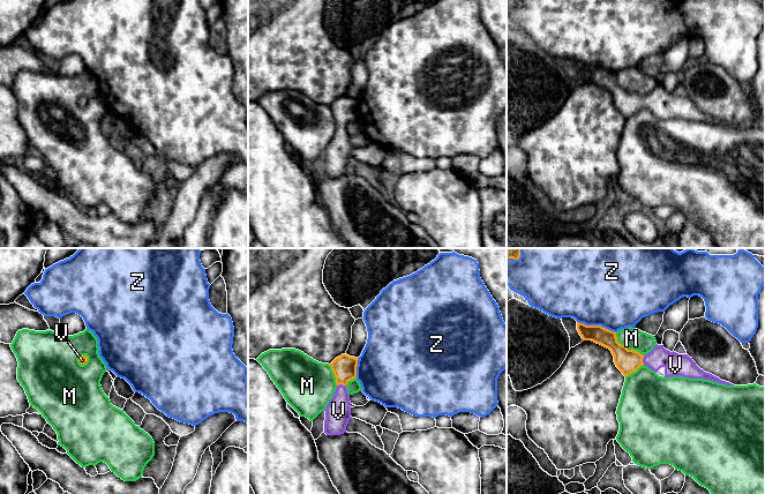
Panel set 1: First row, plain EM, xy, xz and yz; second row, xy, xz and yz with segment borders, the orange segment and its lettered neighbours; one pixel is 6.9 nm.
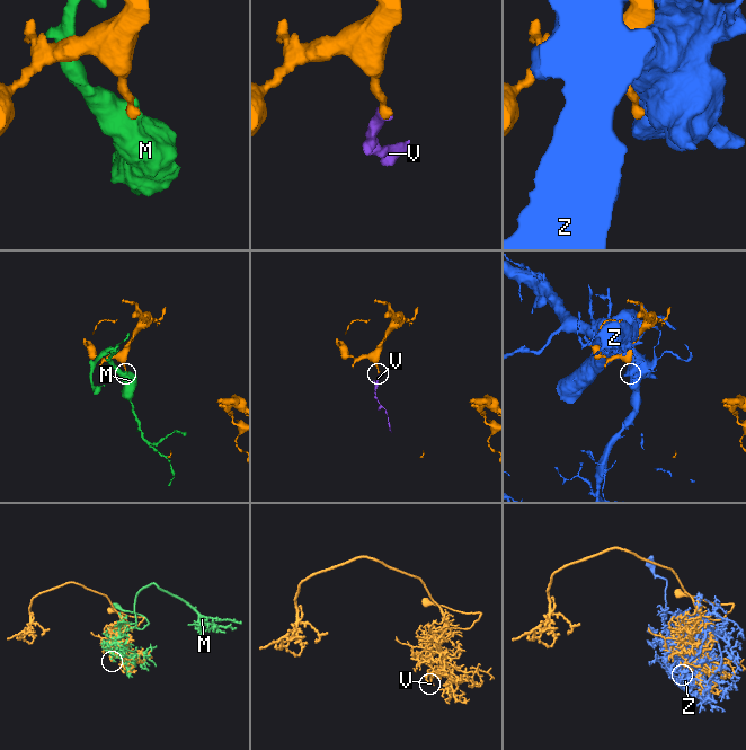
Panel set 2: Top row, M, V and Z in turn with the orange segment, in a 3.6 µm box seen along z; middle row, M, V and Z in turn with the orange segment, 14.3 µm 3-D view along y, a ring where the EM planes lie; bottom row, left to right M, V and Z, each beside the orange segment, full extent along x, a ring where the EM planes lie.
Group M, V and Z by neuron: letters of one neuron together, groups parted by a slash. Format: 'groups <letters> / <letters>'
groups M / V / Z

